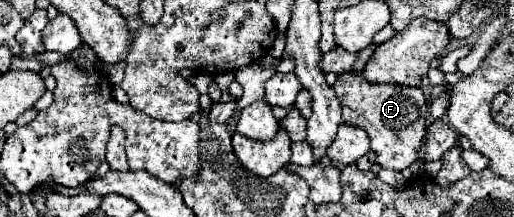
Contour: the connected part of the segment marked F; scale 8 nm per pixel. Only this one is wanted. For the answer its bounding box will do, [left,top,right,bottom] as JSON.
[334,71,428,171]

